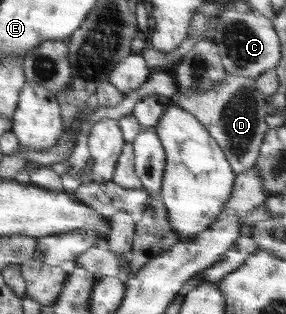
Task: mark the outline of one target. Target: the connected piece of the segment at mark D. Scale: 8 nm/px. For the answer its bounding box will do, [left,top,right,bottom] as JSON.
[171,72,270,176]

